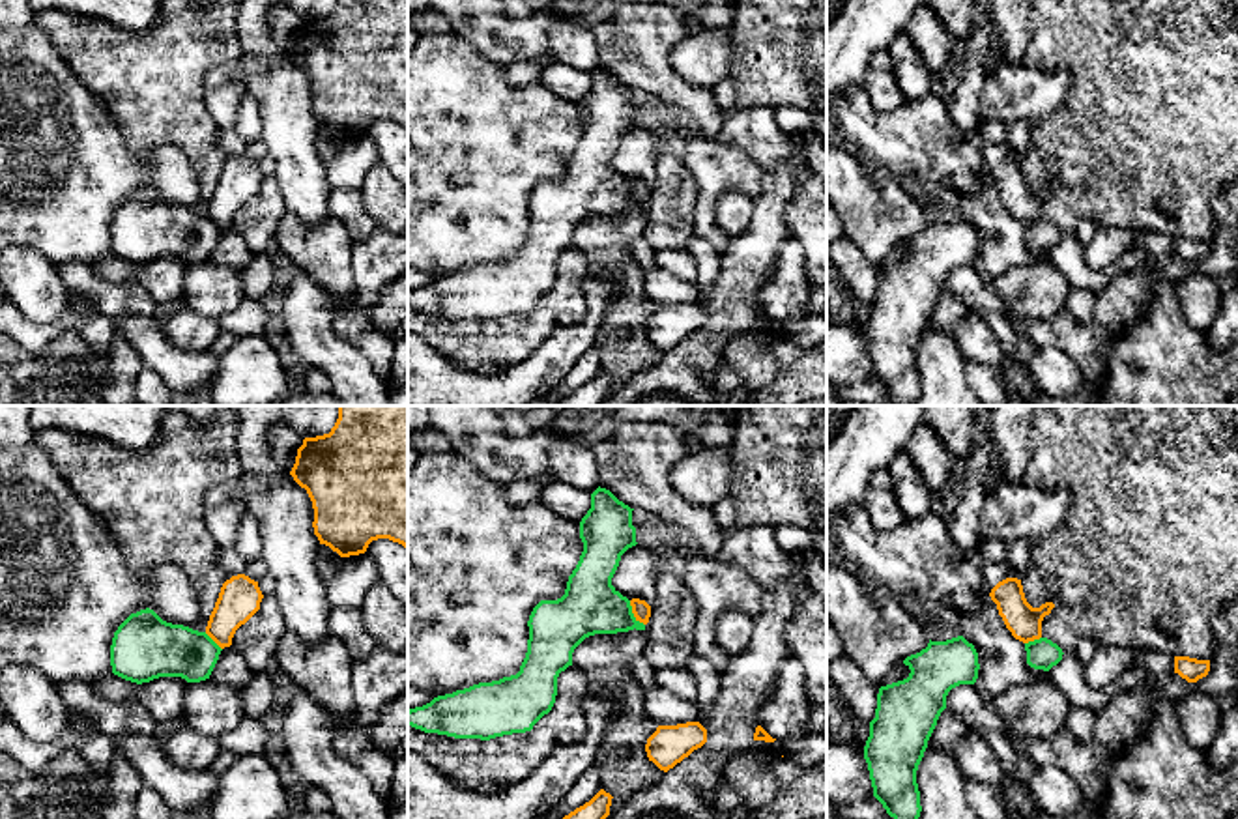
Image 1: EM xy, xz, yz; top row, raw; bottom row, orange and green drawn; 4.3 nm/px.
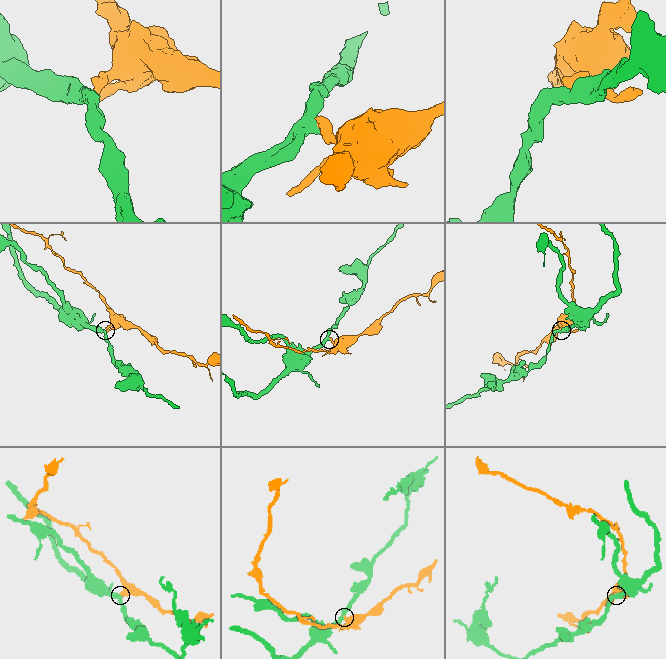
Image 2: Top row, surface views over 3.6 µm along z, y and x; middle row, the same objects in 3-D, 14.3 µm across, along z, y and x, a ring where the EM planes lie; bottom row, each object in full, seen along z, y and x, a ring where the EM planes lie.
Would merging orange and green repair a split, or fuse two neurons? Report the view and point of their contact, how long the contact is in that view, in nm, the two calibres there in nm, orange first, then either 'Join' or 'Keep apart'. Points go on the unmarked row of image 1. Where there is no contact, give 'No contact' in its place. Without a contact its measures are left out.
Touches orange at xz (633, 193). Shared border 130 nm. Thickness 80 nm (orange) against 240 nm. Keep apart

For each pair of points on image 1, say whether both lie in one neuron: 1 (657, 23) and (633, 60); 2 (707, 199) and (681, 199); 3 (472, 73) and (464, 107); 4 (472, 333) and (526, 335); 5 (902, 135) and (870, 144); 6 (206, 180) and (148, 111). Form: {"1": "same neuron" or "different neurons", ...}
{"1": "same neuron", "2": "different neurons", "3": "same neuron", "4": "same neuron", "5": "same neuron", "6": "same neuron"}

